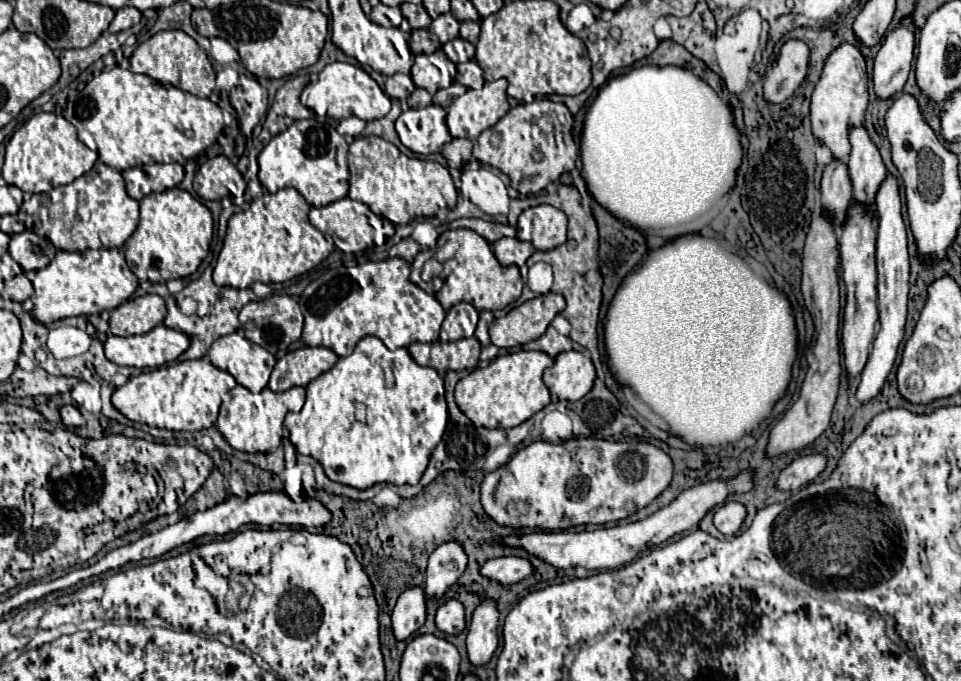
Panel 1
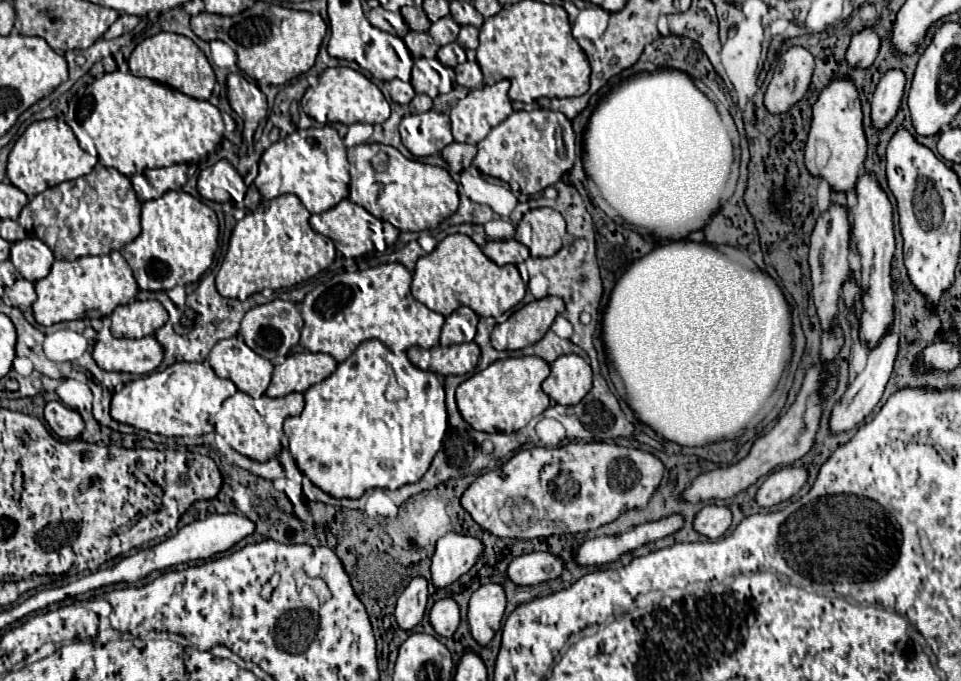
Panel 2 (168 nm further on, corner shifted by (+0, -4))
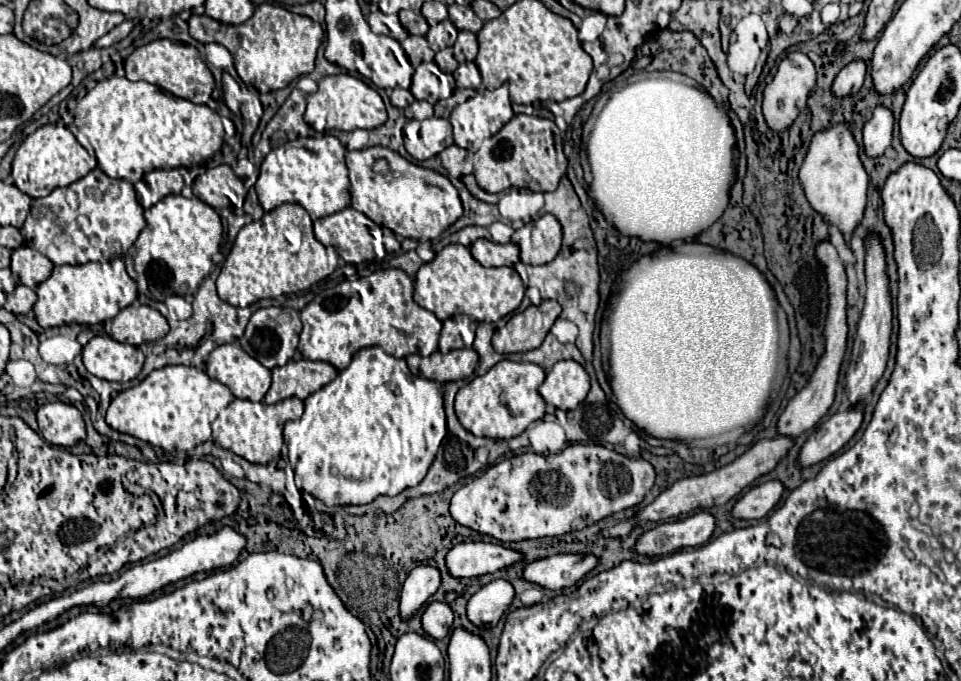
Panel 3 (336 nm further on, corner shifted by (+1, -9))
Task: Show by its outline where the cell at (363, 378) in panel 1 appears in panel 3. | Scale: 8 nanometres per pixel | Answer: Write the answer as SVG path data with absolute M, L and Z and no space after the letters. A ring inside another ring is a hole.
M378 346L358 350L350 366L306 398L304 406L302 418L284 425L284 442L288 444L289 463L302 482L301 490L322 500L326 506L368 504L380 494L396 496L416 486L426 476L438 448L449 434L438 382L412 376L404 360L388 356Z

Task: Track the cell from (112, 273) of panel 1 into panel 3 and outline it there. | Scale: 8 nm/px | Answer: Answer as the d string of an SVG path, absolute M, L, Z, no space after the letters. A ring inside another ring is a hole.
M120 258L112 262L88 262L78 266L54 266L48 280L38 288L38 300L34 304L36 320L42 328L54 328L62 324L102 324L112 320L122 308L130 306L138 298L136 282L128 276Z

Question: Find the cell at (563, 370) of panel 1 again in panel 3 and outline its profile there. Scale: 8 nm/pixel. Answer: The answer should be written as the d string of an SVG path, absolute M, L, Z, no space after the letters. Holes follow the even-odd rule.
M574 360L556 362L540 386L540 394L546 404L552 404L560 410L574 410L586 398L588 390L590 378L586 370Z

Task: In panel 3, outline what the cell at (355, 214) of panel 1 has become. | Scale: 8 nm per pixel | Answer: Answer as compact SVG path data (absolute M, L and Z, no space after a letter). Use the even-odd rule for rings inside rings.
M344 208L342 212L316 220L314 234L324 246L332 246L340 254L340 258L344 258L348 264L360 264L364 260L372 260L374 253L377 259L383 260L388 254L397 253L401 249L400 242L391 230L375 224L363 213L352 208Z

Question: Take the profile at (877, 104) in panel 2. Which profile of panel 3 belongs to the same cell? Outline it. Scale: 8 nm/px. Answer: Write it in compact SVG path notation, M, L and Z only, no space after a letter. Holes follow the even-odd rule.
M878 106L874 108L874 116L870 122L866 122L862 134L864 134L864 152L868 158L880 158L886 148L892 142L892 126L894 126L894 116L888 108Z

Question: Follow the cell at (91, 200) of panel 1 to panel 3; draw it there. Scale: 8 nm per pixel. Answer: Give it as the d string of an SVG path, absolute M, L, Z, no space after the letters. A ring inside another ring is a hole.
M94 168L70 186L32 200L30 214L20 232L24 232L26 246L38 250L54 264L86 264L122 258L144 226L144 208L136 198L134 186Z

